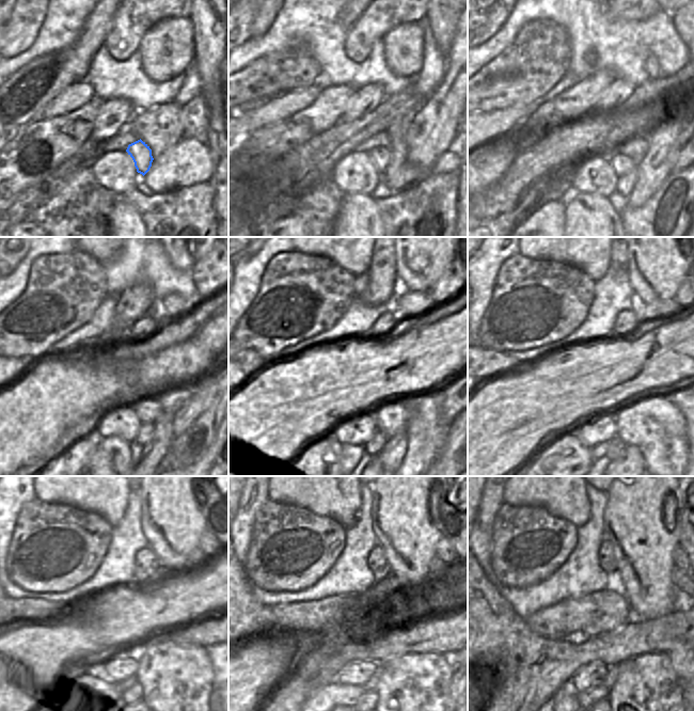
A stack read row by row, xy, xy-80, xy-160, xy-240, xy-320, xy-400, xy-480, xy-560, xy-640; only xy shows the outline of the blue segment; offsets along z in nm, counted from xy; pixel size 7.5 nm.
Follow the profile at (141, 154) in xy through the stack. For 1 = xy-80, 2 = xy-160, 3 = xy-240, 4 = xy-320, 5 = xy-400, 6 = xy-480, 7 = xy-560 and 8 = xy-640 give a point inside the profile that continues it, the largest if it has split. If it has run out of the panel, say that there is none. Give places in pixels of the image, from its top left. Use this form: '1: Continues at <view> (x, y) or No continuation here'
1: Continues at xy-80 (380, 156)
2: Continues at xy-160 (621, 164)
3: Continues at xy-240 (147, 409)
4: Continues at xy-320 (418, 414)
5: Continues at xy-400 (653, 424)
6: Continues at xy-480 (177, 681)
7: Continues at xy-560 (412, 690)
8: Continues at xy-640 (647, 693)

